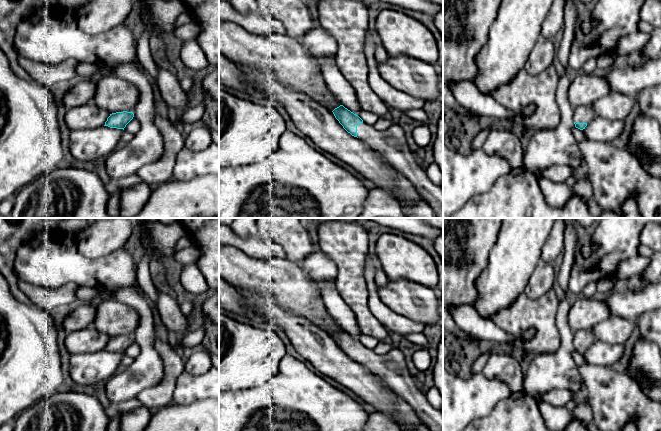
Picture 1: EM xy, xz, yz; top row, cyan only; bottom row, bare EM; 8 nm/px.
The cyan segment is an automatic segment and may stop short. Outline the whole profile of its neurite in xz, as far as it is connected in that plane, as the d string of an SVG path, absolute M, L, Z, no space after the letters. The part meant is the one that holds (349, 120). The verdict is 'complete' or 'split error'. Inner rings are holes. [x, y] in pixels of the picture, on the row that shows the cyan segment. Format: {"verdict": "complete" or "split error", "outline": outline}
{"verdict": "split error", "outline": "M343 105L332 112L348 133L358 137L401 172L423 196L437 218L443 218L443 190L430 181L425 167L416 163L405 132L399 124L379 131Z"}

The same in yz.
{"verdict": "split error", "outline": "M578 106L574 108L574 124L575 127L583 130L587 123L595 117L594 110L591 106Z"}

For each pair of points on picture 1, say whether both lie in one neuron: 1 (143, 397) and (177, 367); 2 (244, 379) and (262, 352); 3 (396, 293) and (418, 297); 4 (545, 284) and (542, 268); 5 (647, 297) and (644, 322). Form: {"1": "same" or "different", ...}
{"1": "same", "2": "same", "3": "same", "4": "same", "5": "different"}

